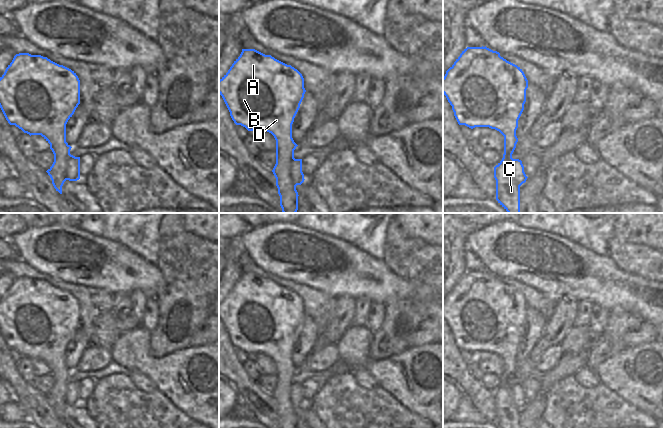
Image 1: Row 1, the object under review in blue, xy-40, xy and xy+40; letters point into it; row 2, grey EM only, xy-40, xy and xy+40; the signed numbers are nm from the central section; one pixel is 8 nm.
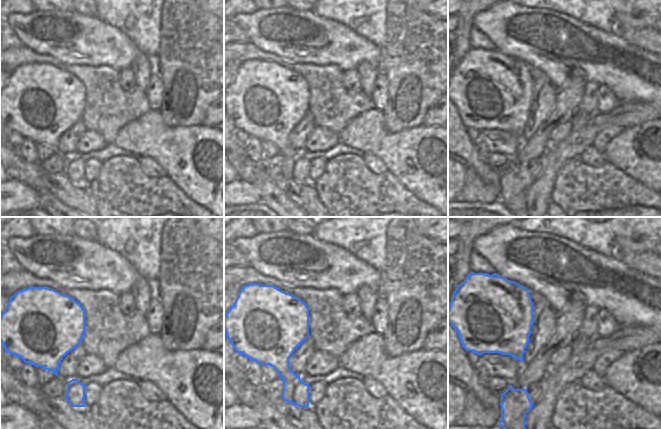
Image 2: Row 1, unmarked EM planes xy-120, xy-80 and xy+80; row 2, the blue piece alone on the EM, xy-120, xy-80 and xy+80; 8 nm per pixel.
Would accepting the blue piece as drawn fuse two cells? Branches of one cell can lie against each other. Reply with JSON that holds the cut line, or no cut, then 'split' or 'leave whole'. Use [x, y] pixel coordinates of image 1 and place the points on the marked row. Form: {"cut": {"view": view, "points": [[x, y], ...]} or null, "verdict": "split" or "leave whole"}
{"cut": null, "verdict": "leave whole"}

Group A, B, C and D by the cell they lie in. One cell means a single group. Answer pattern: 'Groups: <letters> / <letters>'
Groups: A B C D

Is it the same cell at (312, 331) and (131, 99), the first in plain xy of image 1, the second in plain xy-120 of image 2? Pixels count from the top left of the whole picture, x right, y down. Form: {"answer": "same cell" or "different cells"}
{"answer": "different cells"}

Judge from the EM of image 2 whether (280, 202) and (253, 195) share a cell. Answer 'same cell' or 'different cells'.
different cells

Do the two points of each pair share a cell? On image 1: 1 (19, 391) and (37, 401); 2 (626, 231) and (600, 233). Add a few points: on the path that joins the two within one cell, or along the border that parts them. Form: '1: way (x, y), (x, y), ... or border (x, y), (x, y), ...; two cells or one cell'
1: way (23, 392), (33, 401); one cell
2: border (613, 223), (614, 234); two cells

